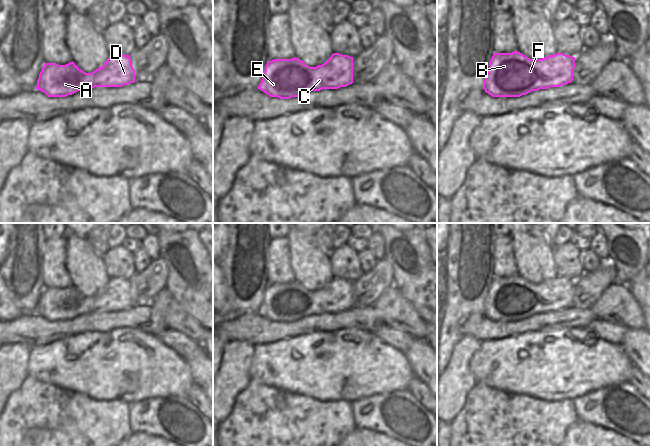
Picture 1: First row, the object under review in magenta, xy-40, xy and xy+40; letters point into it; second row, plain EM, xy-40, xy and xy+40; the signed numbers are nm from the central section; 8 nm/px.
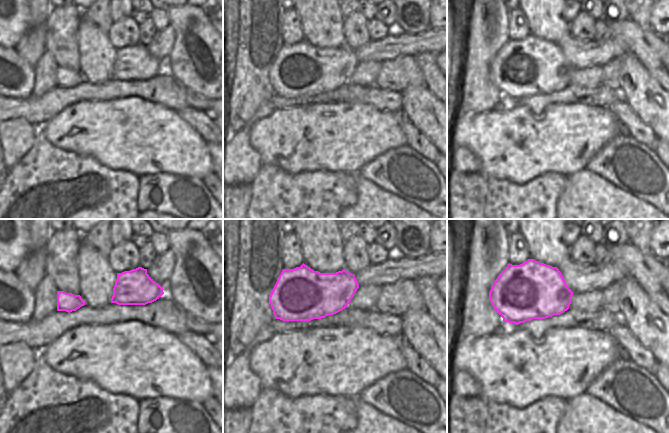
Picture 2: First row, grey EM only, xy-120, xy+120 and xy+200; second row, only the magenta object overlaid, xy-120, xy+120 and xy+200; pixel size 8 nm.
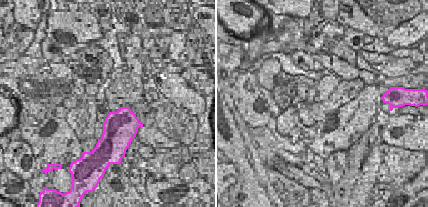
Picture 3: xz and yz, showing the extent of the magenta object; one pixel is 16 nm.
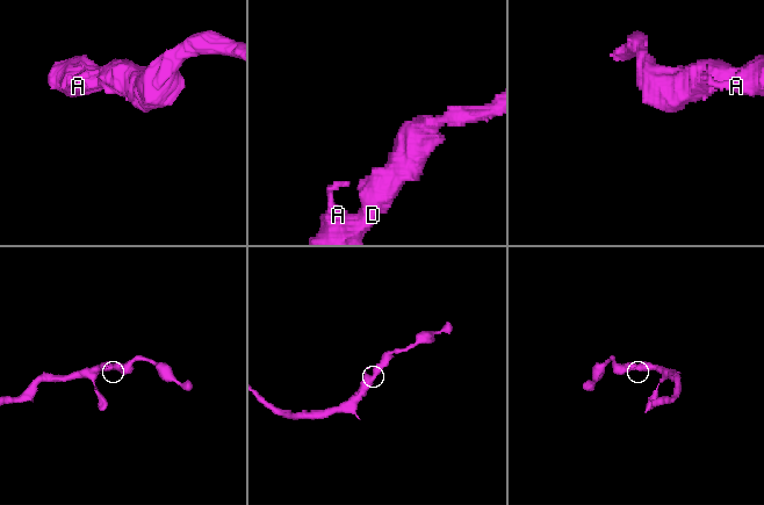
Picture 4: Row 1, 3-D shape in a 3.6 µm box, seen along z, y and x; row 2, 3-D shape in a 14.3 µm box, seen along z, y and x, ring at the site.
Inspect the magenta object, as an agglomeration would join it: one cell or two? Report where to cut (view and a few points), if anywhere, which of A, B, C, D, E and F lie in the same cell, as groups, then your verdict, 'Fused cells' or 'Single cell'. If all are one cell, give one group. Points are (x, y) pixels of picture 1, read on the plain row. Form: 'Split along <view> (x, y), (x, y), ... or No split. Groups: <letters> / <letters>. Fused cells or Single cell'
No split. Groups: A B C D E F. Single cell

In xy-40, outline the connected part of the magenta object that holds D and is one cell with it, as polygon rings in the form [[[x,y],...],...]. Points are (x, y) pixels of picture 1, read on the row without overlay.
[[[111,277],[103,290],[92,297],[82,295],[73,285],[66,289],[45,287],[36,313],[48,321],[66,321],[94,311],[122,311],[134,306],[130,280]]]

